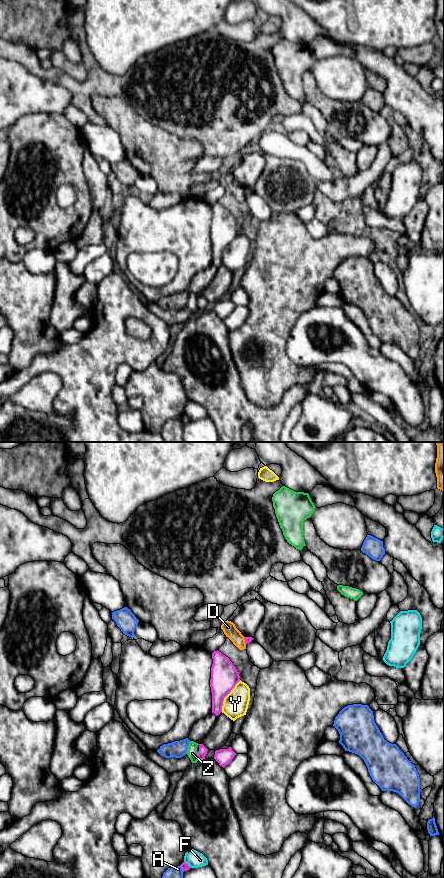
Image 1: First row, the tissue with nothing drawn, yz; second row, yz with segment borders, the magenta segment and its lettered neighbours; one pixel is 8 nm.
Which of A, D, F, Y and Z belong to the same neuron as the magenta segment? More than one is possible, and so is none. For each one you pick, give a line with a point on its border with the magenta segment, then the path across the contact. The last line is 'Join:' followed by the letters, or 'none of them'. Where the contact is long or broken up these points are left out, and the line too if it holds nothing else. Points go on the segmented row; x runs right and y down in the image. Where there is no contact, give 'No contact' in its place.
Join: none of them

